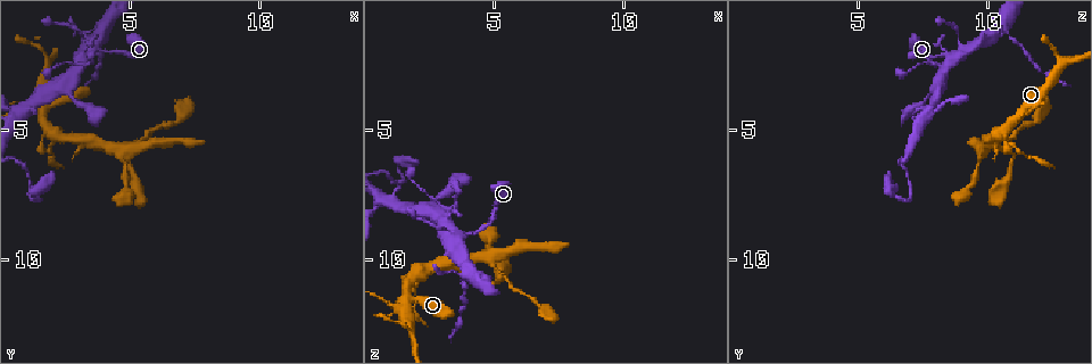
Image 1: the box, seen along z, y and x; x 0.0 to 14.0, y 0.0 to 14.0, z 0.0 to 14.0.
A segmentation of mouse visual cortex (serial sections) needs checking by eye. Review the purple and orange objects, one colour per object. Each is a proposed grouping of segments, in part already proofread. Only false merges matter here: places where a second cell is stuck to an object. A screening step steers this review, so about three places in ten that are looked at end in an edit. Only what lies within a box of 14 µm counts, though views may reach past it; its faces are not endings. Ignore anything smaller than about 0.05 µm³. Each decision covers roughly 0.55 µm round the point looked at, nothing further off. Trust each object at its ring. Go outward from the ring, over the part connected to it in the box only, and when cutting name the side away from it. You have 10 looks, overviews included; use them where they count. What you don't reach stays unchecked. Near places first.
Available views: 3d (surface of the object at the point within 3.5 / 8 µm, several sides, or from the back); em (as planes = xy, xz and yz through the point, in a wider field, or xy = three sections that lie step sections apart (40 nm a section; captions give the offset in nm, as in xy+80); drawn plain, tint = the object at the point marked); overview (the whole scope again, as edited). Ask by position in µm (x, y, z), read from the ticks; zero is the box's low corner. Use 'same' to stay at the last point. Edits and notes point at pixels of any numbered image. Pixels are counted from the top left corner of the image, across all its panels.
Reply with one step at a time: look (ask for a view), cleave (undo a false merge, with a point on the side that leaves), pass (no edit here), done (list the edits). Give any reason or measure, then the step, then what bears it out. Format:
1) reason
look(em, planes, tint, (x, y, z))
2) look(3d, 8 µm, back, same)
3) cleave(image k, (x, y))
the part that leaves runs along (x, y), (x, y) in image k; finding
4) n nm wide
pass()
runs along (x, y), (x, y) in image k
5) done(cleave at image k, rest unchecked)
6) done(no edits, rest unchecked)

calibre changes
look(3d, 8 µm, back, (2.1, 5.2, 10.6))

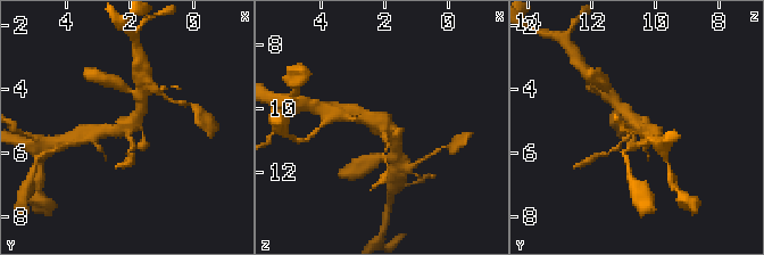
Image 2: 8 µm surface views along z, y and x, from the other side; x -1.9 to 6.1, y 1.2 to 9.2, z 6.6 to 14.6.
zoom in
look(3d, 3.5 µm, (2.1, 5.2, 10.5))

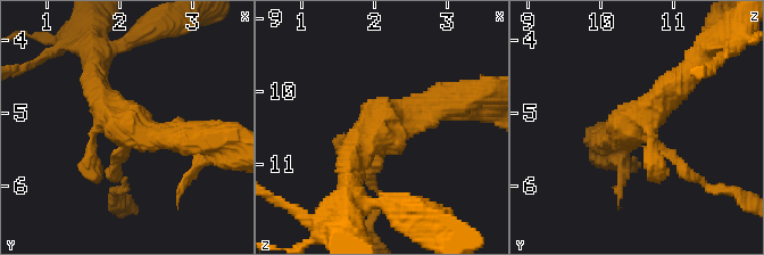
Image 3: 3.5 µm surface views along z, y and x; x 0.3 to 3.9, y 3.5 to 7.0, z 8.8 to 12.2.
look(em, xy, step 1, tint, (2.10, 5.15, 10.55))

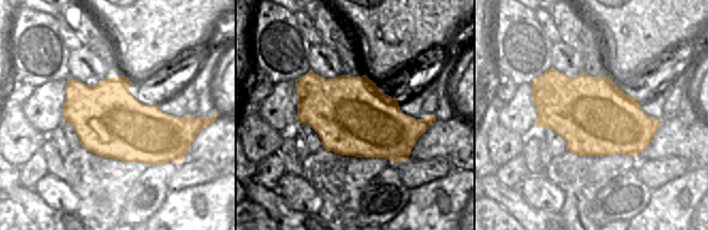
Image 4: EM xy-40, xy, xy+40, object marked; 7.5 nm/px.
pass()
runs along (349, 180), (391, 121), (447, 100) in image 3; all the same cell

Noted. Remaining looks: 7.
thin arm on a thick one
look(3d, 3.5 µm, (1.1, 4.0, 11.8))

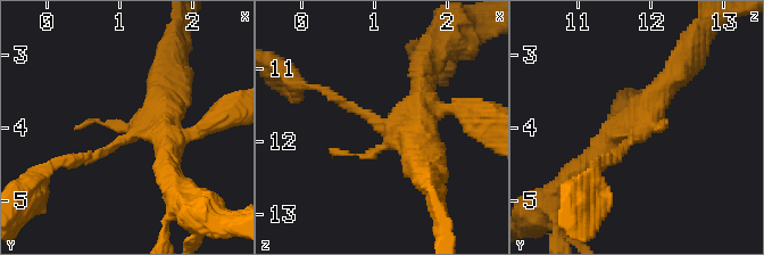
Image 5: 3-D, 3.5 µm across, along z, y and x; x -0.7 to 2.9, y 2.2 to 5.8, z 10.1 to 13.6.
now the EM
look(em, planes, tint, (1.10, 4.10, 11.80))

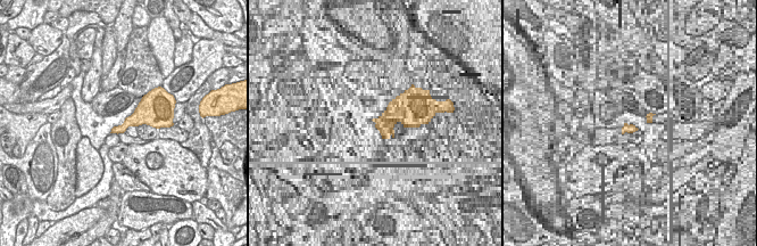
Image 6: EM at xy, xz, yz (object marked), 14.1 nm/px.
pass()
runs along (189, 134), (147, 124), (98, 156), (69, 159) in image 5; one cell here

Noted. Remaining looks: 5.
four arms meet
look(3d, 3.5 µm, (4.6, 5.6, 9.9))

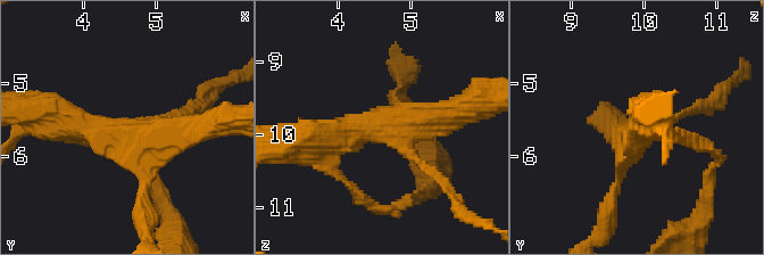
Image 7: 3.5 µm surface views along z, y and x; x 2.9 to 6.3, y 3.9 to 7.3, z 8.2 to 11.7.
4 arms; arms of 150, 150, 400, 450 nm
look(em, xy, step 1, tint, (4.60, 5.65, 9.90))

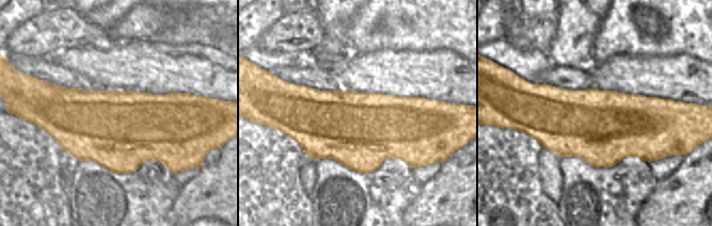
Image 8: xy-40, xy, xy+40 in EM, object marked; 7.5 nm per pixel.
pass()
runs along (310, 136), (342, 136), (454, 113) in image 7; one cell here

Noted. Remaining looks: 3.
look(3d, 3.5 µm, (3.6, 2.0, 9.0))

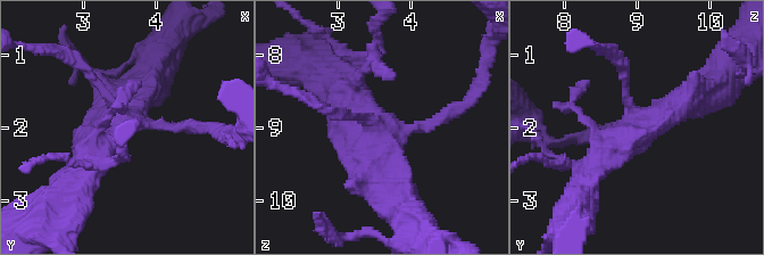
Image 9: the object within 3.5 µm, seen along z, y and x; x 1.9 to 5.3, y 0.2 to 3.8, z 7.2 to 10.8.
look(em, xy, step 2, tint, (3.55, 1.95, 9.00))

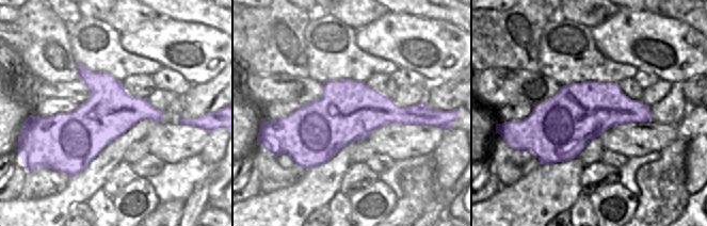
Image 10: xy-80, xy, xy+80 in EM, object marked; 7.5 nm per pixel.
pass()
runs along (194, 126), (122, 123), (80, 172) in image 9; all the same cell

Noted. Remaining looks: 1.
done(no edits, rest unchecked)

